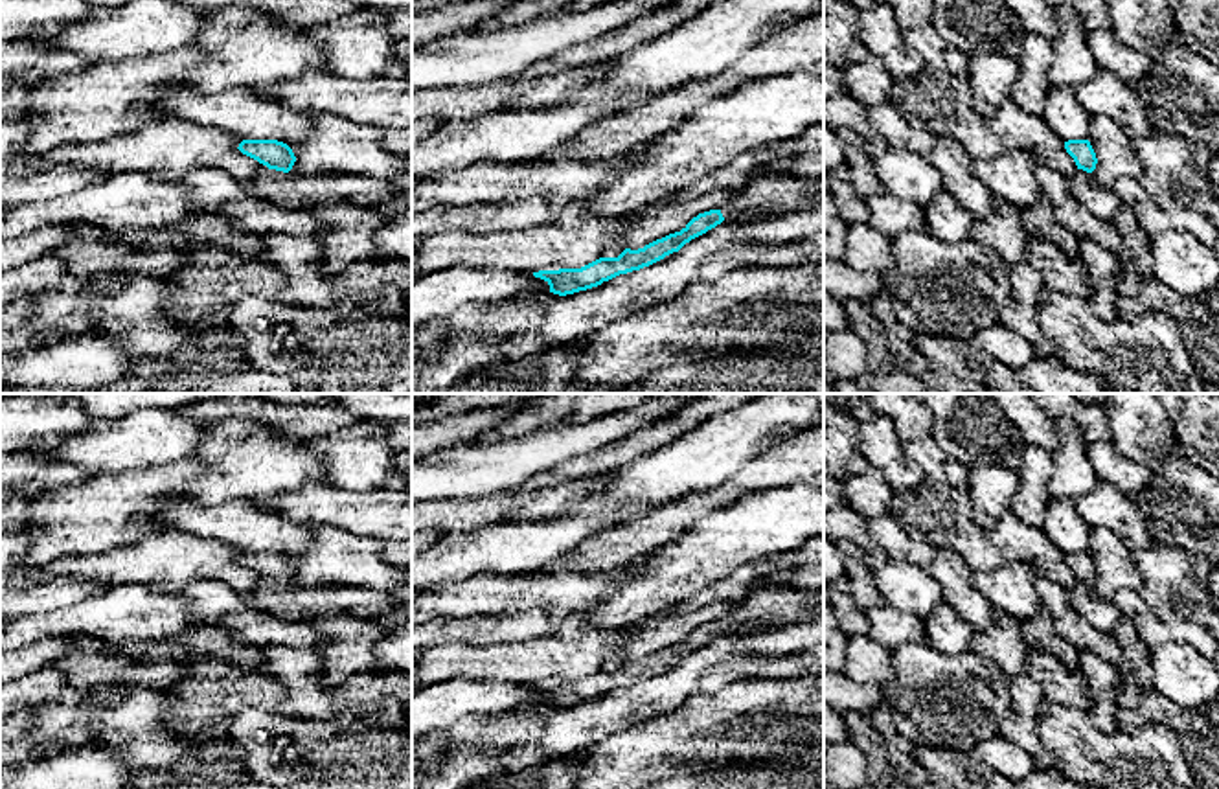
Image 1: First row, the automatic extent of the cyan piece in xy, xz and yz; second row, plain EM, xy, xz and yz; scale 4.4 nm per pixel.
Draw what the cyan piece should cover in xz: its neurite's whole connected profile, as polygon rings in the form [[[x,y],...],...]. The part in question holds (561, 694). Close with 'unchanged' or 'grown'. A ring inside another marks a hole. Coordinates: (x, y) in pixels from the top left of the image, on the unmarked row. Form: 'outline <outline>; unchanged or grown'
outline [[[783,587],[761,589],[739,603],[723,622],[693,629],[680,644],[656,651],[644,660],[625,660],[618,669],[599,669],[581,680],[539,682],[535,690],[550,697],[550,704],[566,708],[601,697],[620,686],[649,679],[678,664],[691,651],[706,646],[723,633],[748,635],[765,627],[787,627],[818,620],[824,614],[824,587],[803,594]]]; grown

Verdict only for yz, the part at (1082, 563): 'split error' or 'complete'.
split error

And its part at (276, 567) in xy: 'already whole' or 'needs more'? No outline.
needs more

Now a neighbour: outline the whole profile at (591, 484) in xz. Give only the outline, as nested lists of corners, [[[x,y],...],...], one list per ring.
[[[616,471],[530,491],[531,519],[557,517],[568,504],[609,486],[614,475]]]

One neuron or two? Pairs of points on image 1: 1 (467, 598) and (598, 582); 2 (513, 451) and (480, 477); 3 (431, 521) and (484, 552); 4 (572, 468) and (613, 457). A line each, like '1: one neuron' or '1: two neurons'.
1: one neuron
2: one neuron
3: two neurons
4: one neuron

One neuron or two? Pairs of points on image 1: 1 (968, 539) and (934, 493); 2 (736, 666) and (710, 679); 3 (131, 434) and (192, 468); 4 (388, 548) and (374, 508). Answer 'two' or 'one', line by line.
1: one
2: one
3: two
4: two

